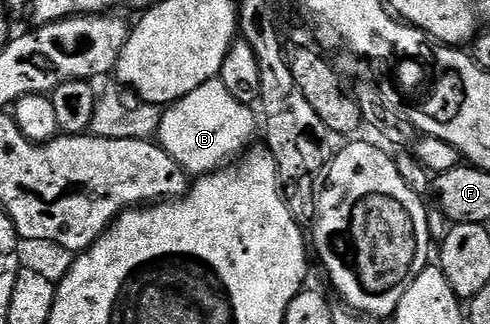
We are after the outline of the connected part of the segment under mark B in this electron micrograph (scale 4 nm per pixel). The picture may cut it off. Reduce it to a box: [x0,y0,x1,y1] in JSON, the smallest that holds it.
[156,79,256,174]

